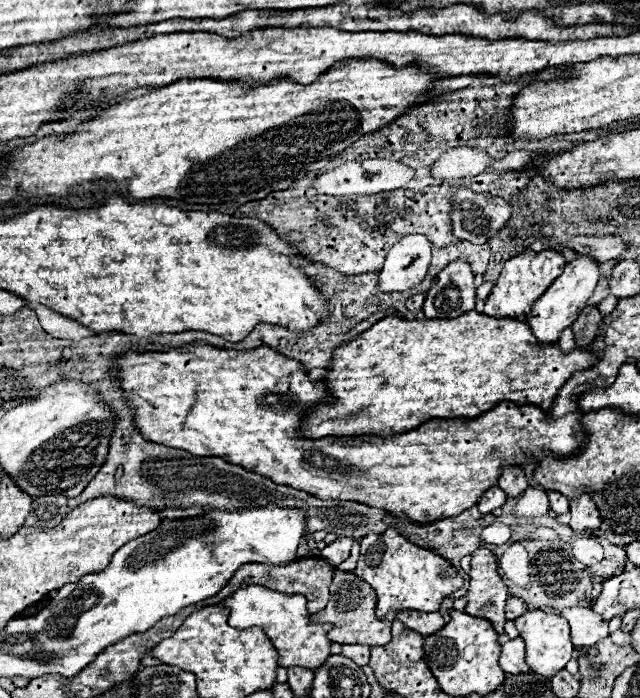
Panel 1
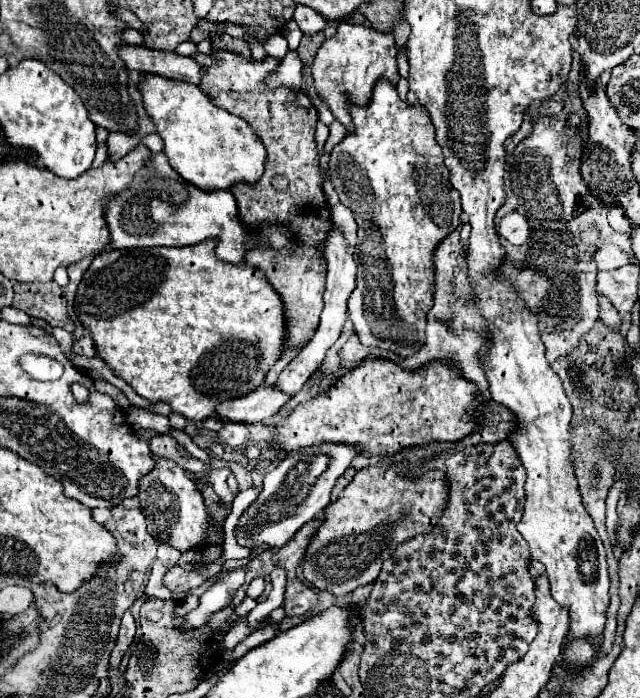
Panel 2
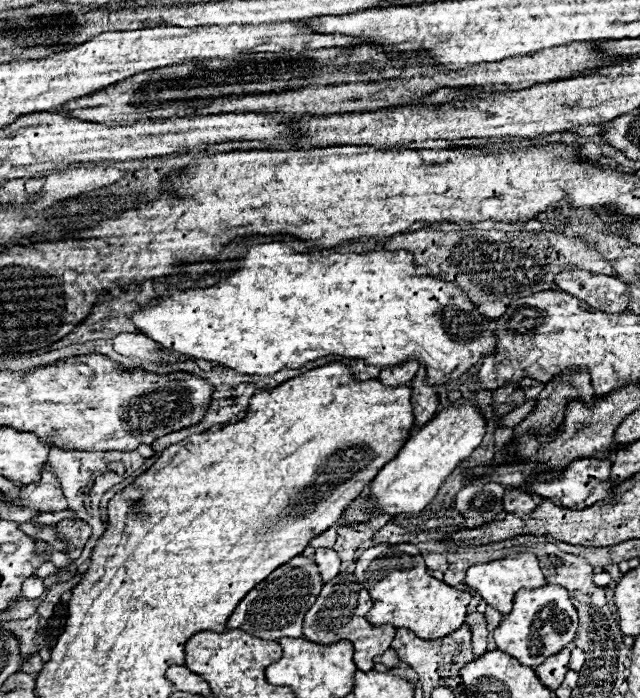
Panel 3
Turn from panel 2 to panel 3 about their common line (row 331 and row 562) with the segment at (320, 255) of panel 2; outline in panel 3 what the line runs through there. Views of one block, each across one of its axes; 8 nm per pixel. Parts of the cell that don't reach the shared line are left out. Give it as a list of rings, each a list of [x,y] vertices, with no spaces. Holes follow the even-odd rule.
[[[296,556],[288,564],[276,568],[266,580],[262,580],[244,600],[236,606],[234,614],[228,620],[228,630],[244,630],[262,640],[280,640],[284,636],[300,638],[302,636],[302,620],[308,608],[316,602],[324,582],[320,578],[318,566],[312,558]]]

